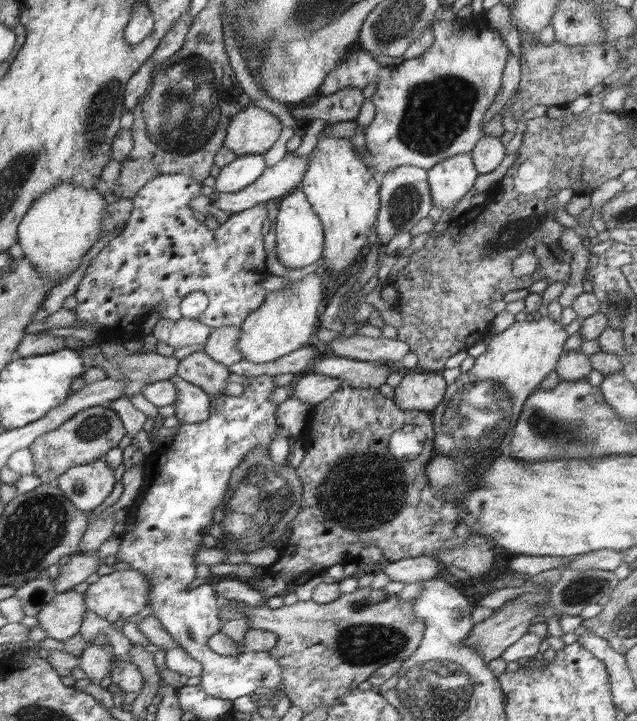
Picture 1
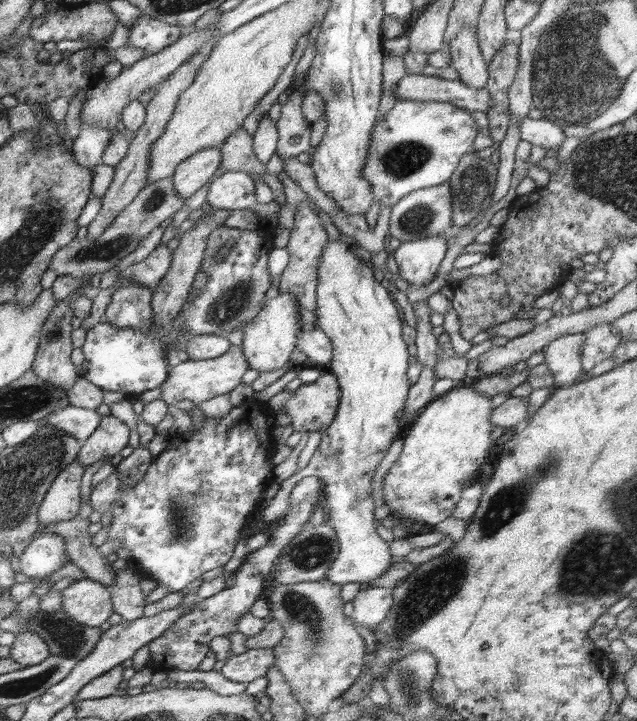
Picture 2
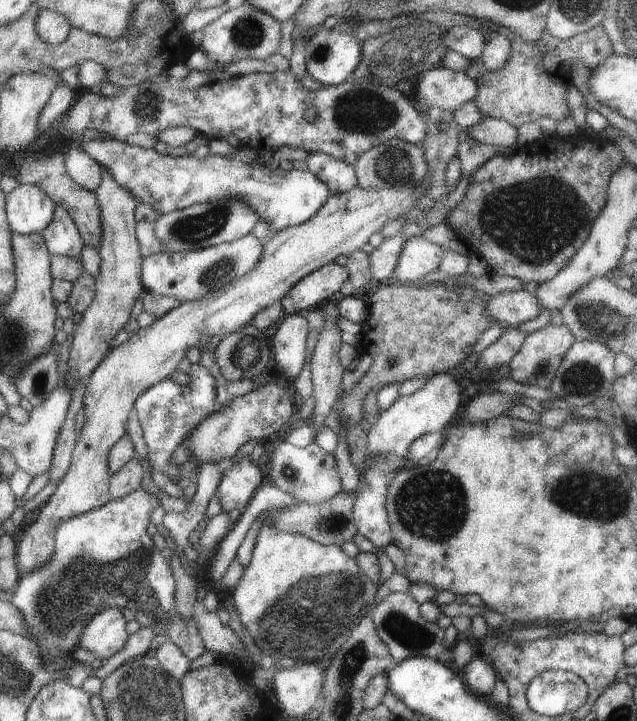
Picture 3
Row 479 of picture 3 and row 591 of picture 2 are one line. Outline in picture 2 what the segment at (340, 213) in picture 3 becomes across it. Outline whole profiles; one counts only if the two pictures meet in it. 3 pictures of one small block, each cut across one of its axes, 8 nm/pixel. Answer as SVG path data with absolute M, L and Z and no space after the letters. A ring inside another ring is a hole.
M88 578L74 581L63 592L62 609L68 618L88 627L100 627L114 611L111 590Z

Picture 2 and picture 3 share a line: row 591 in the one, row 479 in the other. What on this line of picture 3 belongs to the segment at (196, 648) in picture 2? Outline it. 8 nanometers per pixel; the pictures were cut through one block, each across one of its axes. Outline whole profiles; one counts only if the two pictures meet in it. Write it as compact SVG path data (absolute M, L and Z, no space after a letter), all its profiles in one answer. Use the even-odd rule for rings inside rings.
M249 457L242 458L237 464L230 461L224 463L223 478L216 495L222 497L222 507L226 513L233 509L244 511L267 478L266 471L258 468Z

